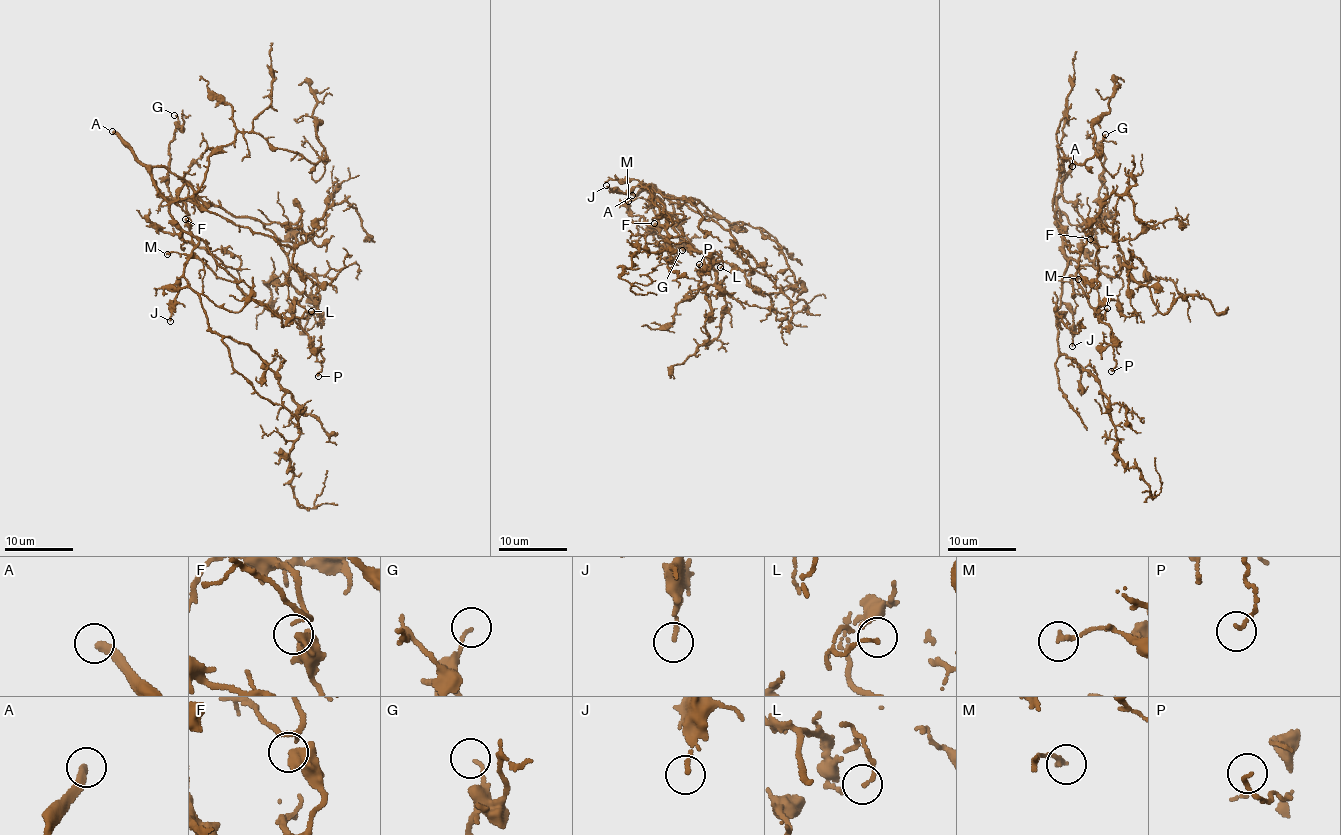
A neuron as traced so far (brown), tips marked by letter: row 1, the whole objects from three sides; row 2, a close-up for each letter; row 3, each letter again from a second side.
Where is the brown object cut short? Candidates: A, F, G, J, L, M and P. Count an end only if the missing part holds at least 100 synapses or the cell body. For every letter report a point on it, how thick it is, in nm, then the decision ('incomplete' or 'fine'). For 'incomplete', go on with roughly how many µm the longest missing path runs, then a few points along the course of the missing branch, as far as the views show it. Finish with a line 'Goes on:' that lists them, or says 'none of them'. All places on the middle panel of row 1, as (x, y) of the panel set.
A: at (632, 195); 280 nm thick; incomplete; about 130 µm are missing
F: at (654, 223); 300 nm thick; fine
G: at (682, 250); 100 nm thick; fine
J: at (606, 185); 140 nm thick; fine
L: at (720, 267); 110 nm thick; fine
M: at (628, 201); 150 nm thick; fine
P: at (699, 264); 140 nm thick; fine
Goes on: A

